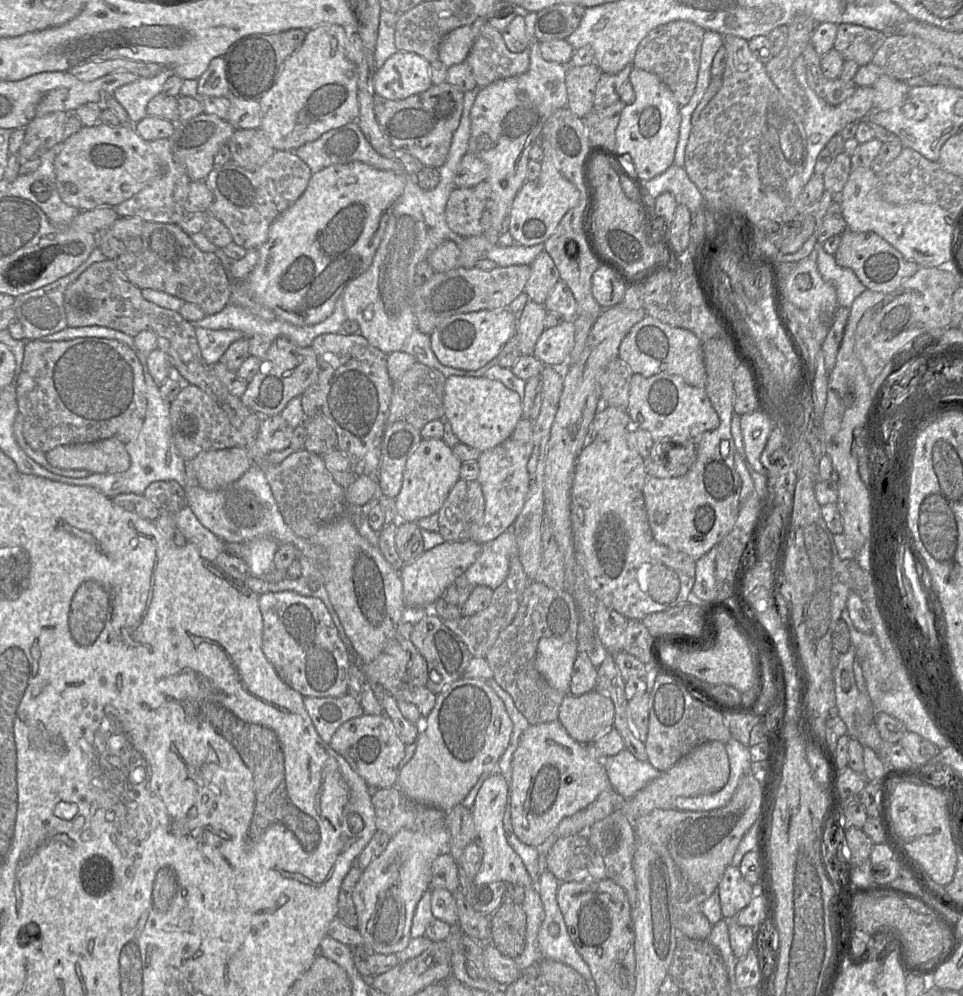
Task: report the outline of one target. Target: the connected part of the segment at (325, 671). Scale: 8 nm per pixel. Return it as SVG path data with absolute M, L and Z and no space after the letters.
M292 591L270 592L259 595L259 608L263 620L262 650L283 682L304 697L340 697L348 693L351 655L319 598L304 597Z

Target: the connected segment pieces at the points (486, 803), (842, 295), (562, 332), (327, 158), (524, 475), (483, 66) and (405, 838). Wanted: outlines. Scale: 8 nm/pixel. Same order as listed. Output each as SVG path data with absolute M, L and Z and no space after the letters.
M496 771L483 782L471 808L476 828L476 842L482 852L482 864L473 881L476 885L488 884L494 881L517 883L524 888L534 886L521 857L509 845L504 827L503 817L507 801L508 783L504 776Z
M816 243L814 249L817 251L817 266L822 278L832 283L836 289L839 306L850 308L853 301L866 290L855 273L839 266L835 257L827 253L822 243Z
M573 321L545 329L534 347L533 356L546 366L567 365L569 354L574 346L575 326Z
M350 122L341 127L331 129L322 134L318 139L298 147L294 150L294 153L308 165L312 174L331 165L355 161L366 163L379 170L405 173L403 165L399 160L385 158L375 151L357 122Z
M522 417L509 438L498 446L481 452L479 465L480 483L484 495L484 517L481 526L470 539L486 544L511 529L520 514L529 492L530 478L527 464L533 450L533 421Z
M485 24L465 60L478 87L497 80L519 76L529 69L530 50L512 53L506 47L501 32Z
M445 826L429 831L402 829L390 838L385 850L363 871L353 891L353 902L357 914L357 930L365 946L374 953L389 955L404 950L411 940L411 926L417 903L429 889L432 863L442 853L448 852L450 833Z

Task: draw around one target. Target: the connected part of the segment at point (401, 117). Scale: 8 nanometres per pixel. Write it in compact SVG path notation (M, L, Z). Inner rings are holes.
M443 82L403 100L389 100L374 93L373 107L382 133L395 150L411 154L423 167L438 169L447 159L453 134L460 124L463 99L464 92Z

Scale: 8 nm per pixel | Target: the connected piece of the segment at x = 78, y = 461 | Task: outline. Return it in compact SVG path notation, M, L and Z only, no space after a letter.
M117 439L59 446L47 452L45 457L54 467L86 470L91 474L118 474L130 467L125 444Z

